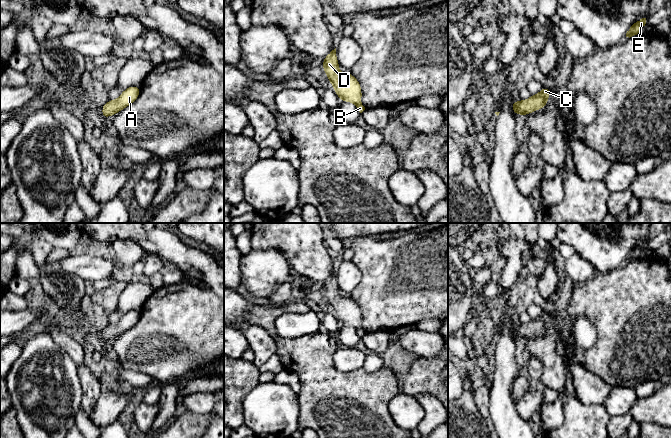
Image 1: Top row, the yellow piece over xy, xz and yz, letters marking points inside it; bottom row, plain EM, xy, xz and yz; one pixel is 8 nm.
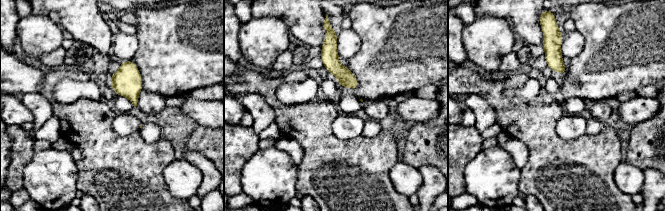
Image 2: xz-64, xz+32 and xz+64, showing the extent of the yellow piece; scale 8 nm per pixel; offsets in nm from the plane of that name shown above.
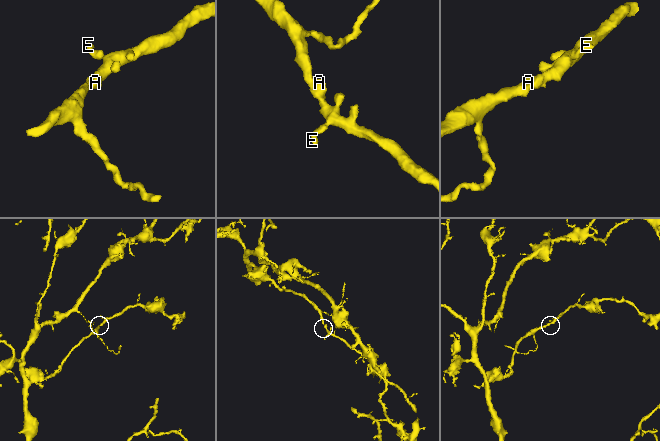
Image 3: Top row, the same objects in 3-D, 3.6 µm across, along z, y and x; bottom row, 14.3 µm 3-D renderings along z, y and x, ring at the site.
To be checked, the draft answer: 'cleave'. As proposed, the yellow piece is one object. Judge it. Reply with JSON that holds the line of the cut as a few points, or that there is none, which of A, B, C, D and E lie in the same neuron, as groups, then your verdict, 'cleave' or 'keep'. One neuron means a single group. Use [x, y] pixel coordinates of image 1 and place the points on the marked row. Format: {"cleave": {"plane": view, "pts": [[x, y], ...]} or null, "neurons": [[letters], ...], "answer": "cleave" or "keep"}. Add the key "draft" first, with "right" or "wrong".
{"draft": "wrong", "cleave": null, "neurons": [["A", "B", "C", "D", "E"]], "answer": "keep"}

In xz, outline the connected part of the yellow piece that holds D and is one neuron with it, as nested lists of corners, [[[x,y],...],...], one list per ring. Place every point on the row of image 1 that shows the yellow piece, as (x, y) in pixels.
[[[336,48],[323,59],[322,65],[340,101],[355,104],[359,112],[362,113],[365,107],[361,104],[362,91],[360,83],[351,73],[342,74],[340,72]]]

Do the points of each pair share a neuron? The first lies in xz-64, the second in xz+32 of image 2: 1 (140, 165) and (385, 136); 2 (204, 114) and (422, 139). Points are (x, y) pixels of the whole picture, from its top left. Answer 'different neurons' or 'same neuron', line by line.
1: same neuron
2: different neurons

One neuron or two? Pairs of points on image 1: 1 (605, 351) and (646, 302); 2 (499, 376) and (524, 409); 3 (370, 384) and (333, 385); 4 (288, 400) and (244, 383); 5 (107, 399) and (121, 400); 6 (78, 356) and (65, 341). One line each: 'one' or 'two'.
1: one
2: two
3: one
4: two
5: one
6: one

